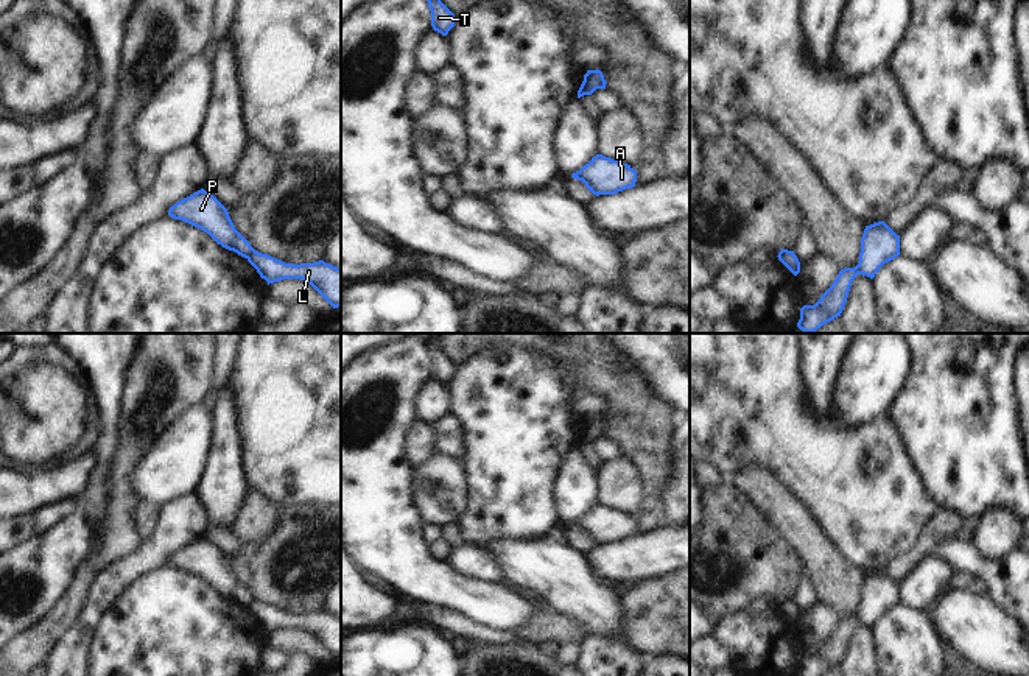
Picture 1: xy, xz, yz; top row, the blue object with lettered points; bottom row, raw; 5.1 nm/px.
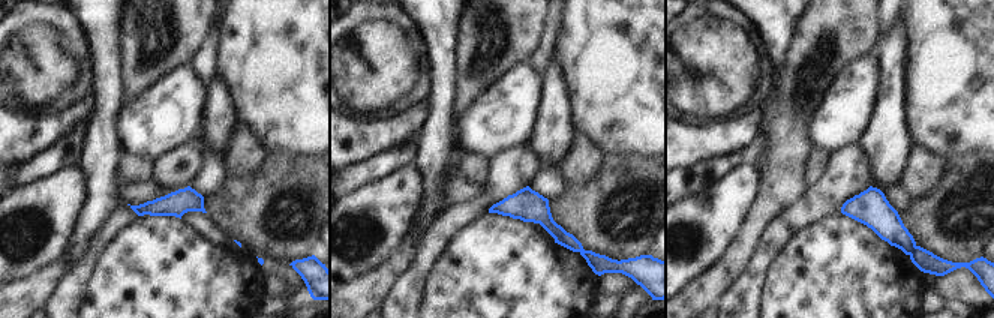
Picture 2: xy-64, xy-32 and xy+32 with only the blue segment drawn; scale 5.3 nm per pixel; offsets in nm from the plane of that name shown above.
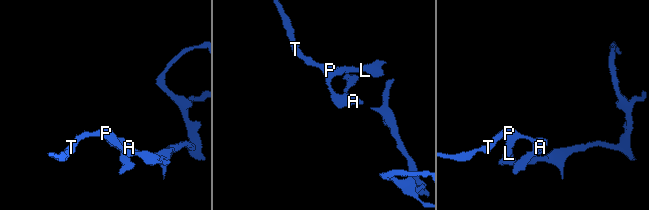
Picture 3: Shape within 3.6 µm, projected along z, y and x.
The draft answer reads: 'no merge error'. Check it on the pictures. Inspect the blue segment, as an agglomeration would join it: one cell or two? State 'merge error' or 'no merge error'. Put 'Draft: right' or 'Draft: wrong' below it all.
merge error
Draft: wrong

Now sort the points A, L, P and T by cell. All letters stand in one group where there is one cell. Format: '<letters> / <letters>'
A P T / L

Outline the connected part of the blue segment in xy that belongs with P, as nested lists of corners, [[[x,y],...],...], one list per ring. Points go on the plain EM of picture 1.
[[[204,537],[177,550],[168,564],[207,581],[218,593],[248,607],[255,598],[235,578],[227,558]]]

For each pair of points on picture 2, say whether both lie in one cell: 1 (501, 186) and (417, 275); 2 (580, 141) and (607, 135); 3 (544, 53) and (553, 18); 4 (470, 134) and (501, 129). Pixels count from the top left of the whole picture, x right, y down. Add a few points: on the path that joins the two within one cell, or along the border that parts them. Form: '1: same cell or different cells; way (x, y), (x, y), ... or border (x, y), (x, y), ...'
1: same cell; way (476, 207), (461, 215), (428, 249)
2: different cells; border (576, 129), (588, 135), (604, 153)
3: same cell; way (546, 44), (550, 27)
4: same cell; way (477, 131), (494, 129)

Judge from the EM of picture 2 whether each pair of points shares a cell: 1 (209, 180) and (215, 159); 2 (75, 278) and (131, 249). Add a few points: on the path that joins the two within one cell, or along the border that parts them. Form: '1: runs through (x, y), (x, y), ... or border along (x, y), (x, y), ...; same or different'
1: runs through (212, 176), (213, 164); same
2: border along (113, 239), (98, 257), (80, 302); different

